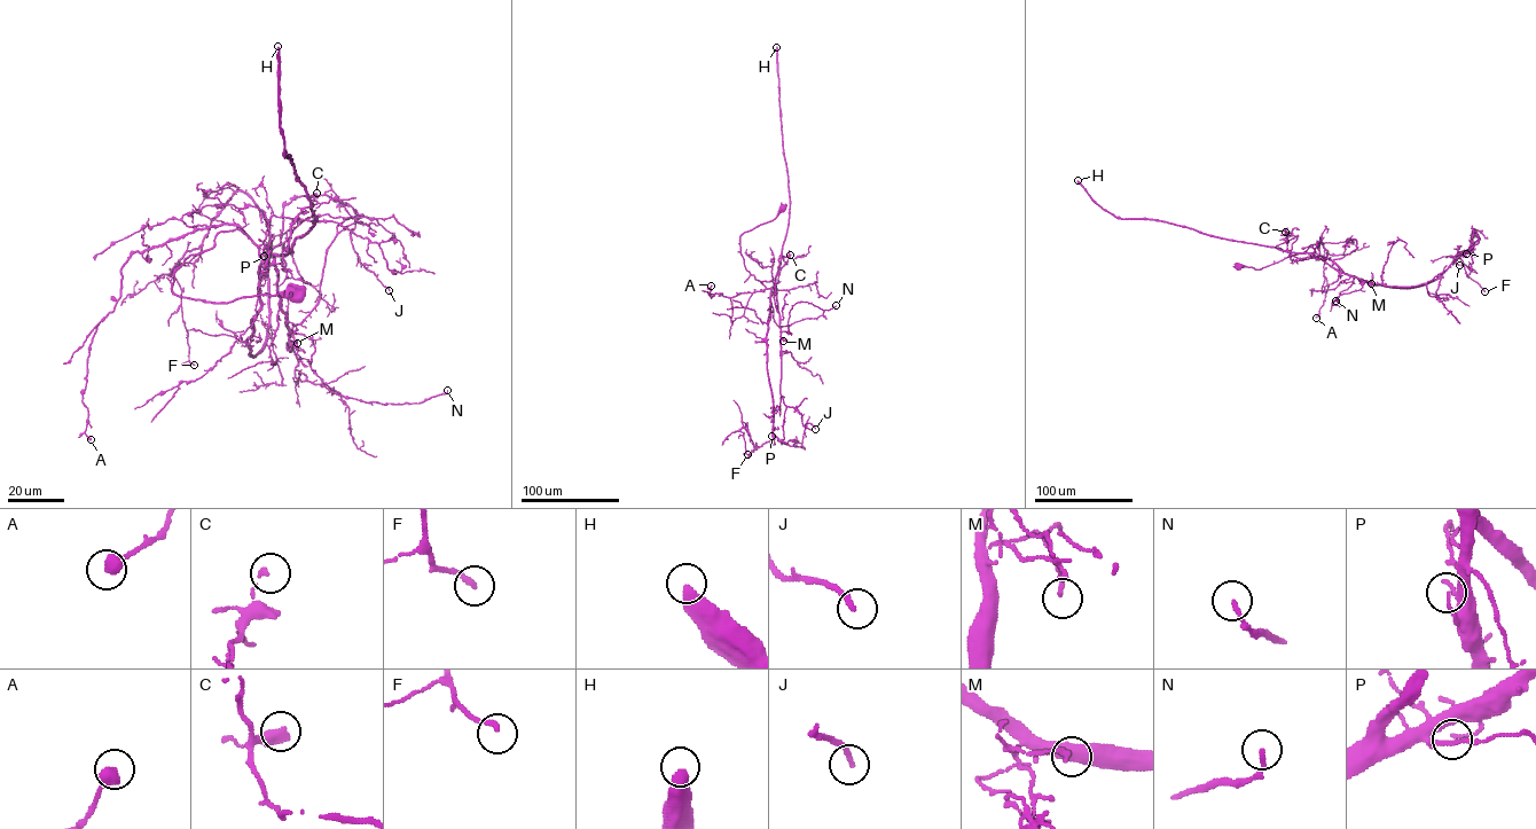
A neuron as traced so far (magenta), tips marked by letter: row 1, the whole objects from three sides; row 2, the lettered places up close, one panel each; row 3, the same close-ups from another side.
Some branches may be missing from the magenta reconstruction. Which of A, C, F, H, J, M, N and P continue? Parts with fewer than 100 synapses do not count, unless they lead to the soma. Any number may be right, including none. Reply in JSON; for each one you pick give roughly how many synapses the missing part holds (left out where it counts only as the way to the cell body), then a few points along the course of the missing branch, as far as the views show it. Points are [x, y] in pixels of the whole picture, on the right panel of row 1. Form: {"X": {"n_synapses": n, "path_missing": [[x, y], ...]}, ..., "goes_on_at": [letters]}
{"H": {"n_synapses": 950}, "goes_on_at": ["H"]}

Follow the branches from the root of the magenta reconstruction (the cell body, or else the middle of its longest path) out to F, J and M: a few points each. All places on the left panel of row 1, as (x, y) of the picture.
F: (295, 292), (172, 290), (240, 229), (265, 345), (269, 226), (236, 190), (172, 273), (194, 365)
J: (295, 292), (172, 284), (240, 229), (253, 356), (283, 206), (327, 195), (389, 290)
M: (295, 292), (208, 303), (172, 284), (189, 256), (240, 229), (275, 268), (297, 343)

